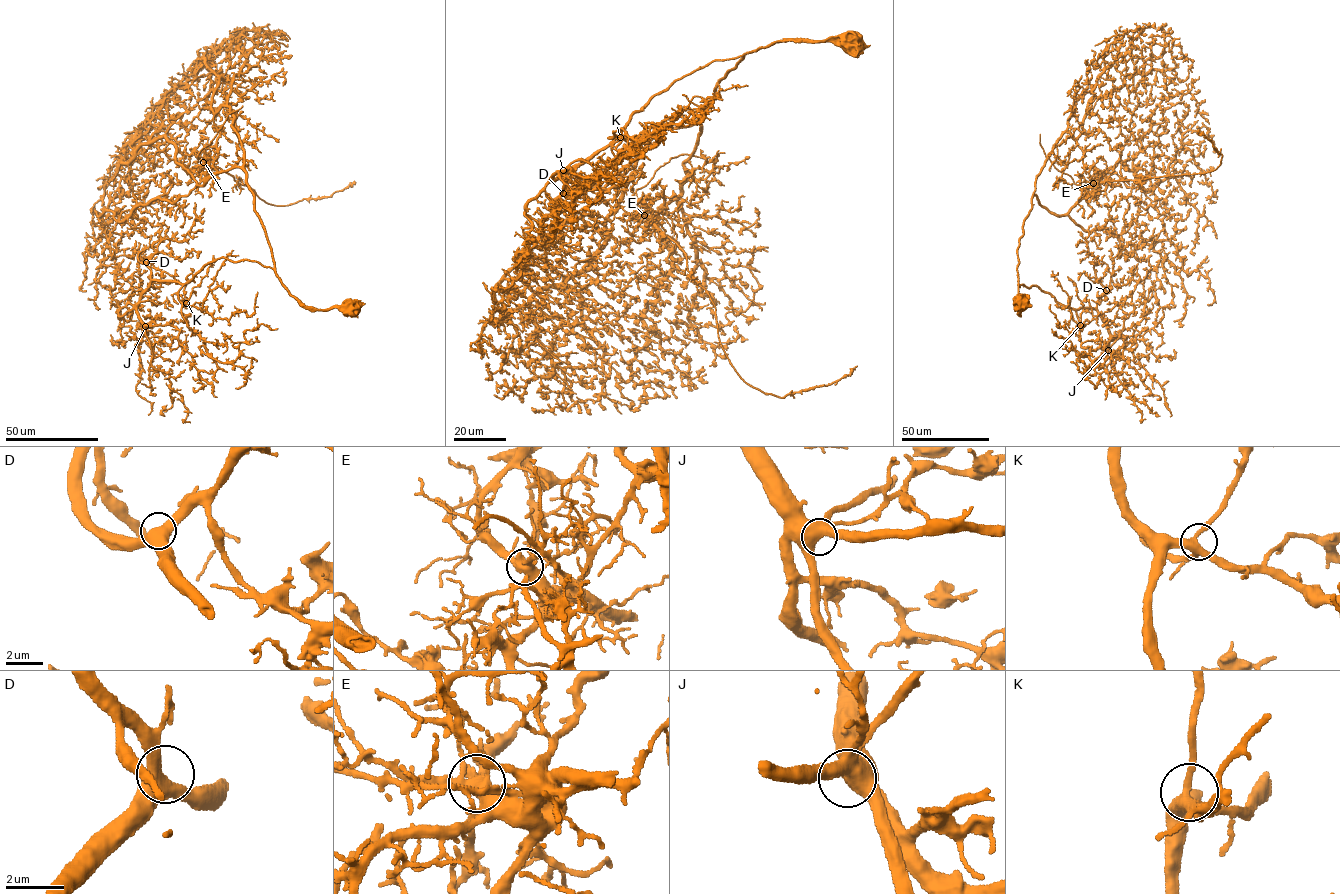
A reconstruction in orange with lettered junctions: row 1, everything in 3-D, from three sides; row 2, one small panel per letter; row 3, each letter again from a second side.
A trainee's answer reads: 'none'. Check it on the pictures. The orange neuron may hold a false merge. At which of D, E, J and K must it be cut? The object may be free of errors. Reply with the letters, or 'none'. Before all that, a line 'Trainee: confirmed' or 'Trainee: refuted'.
Trainee: refuted
E

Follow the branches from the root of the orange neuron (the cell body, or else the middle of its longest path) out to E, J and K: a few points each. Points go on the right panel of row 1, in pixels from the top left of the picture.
E: (1018, 305), (1017, 248), (1032, 197), (1062, 215), (1082, 199), (1095, 198), (1093, 183)
J: (1018, 305), (1018, 286), (1022, 284), (1049, 292), (1067, 307), (1095, 309), (1110, 334), (1108, 350)
K: (1018, 305), (1019, 284), (1037, 286), (1050, 293), (1060, 304), (1073, 308), (1080, 325)

